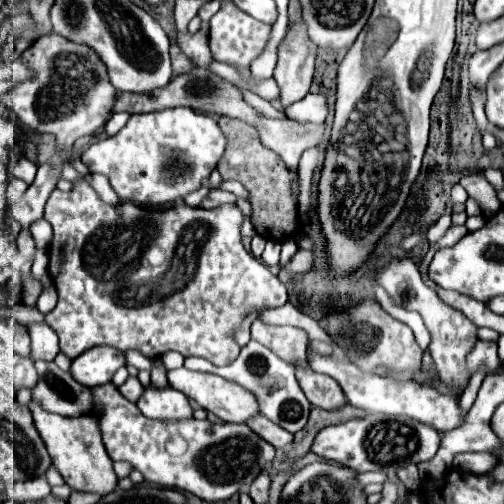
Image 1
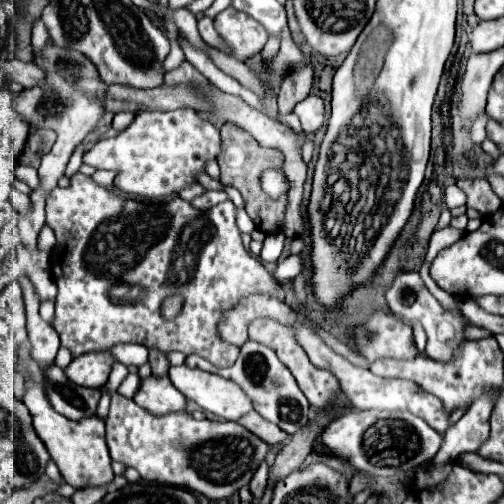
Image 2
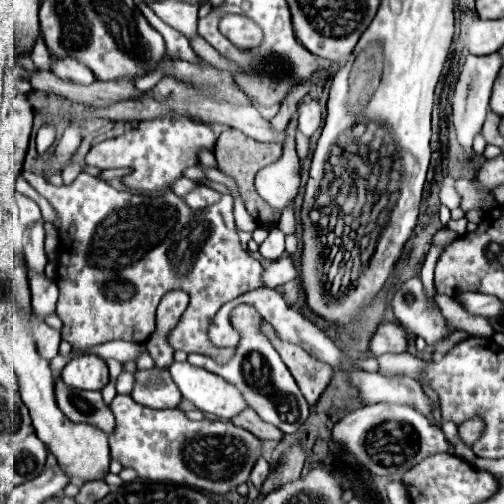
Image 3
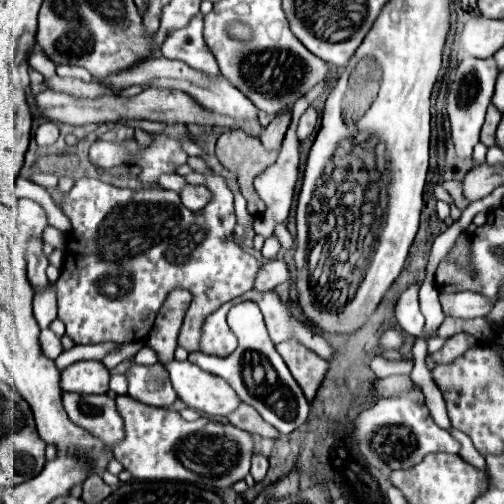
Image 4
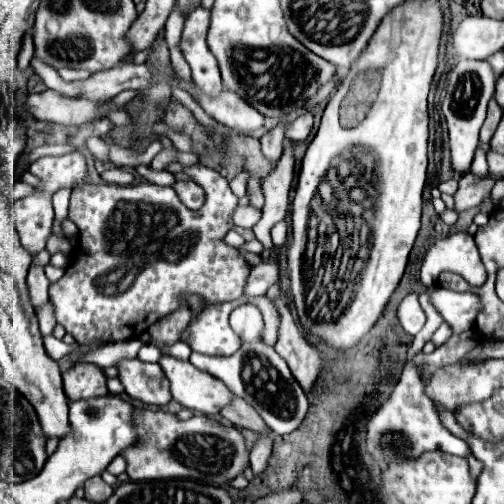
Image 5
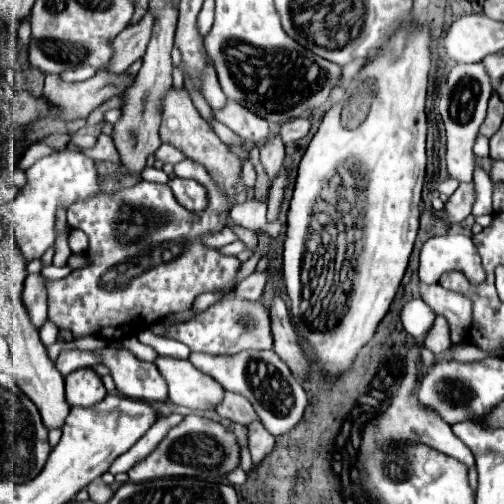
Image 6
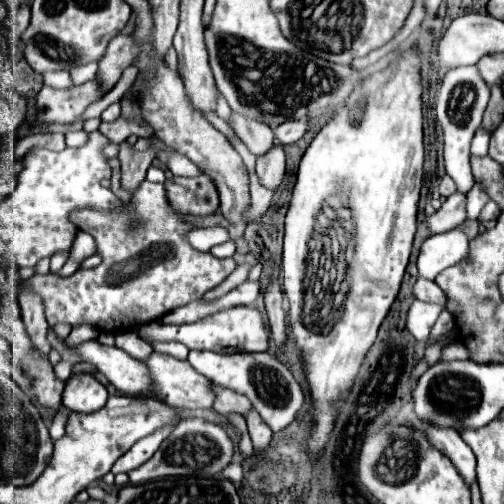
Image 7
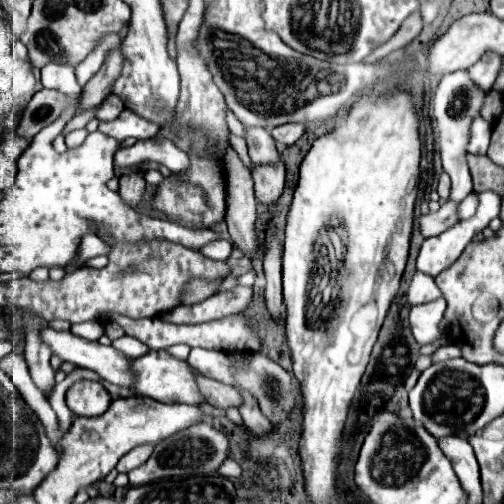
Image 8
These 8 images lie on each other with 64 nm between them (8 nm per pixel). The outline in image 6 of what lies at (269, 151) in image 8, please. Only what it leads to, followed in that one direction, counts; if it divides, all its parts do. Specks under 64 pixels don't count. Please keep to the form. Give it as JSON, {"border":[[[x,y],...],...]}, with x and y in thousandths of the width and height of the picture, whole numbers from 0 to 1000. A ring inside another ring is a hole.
{"border":[[[448,198],[444,214],[437,214],[437,218],[421,214],[421,226],[433,242],[448,246],[460,262],[468,262],[492,286],[516,290],[536,270],[532,242],[464,198]]]}

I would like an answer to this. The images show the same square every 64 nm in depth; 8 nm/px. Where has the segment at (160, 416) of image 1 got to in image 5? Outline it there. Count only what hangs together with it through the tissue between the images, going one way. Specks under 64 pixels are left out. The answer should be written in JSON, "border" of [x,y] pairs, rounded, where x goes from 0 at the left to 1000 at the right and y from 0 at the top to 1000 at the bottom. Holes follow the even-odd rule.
{"border":[[[262,710],[242,714],[234,730],[238,730],[234,750],[242,754],[246,774],[262,794],[278,794],[286,802],[306,806],[325,806],[341,794],[337,758],[325,746],[317,722],[290,722],[278,718],[274,710]]]}

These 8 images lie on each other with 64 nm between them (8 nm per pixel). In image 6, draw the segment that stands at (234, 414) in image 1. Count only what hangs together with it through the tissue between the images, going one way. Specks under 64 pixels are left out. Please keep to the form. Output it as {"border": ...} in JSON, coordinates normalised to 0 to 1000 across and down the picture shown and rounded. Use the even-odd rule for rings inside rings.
{"border":[[[313,706],[310,726],[333,758],[333,790],[381,813],[425,813],[444,794],[444,770],[413,742],[389,734],[377,714]]]}

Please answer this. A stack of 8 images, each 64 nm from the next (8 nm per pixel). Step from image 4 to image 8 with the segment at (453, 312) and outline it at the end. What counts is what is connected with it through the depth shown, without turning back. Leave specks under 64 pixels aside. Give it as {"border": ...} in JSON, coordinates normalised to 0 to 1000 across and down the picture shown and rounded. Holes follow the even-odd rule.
{"border":[[[825,540],[810,575],[810,595],[813,603],[833,603],[833,599],[857,599],[873,591],[873,571],[865,567],[857,548],[845,548],[837,540]]]}

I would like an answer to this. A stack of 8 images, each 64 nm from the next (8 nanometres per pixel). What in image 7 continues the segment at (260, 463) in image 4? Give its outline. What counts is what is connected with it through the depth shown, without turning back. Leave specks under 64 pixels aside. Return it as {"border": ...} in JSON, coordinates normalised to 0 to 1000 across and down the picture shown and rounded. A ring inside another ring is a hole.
{"border":[[[504,813],[488,825],[488,837],[492,837],[492,861],[504,881],[504,897],[524,897],[536,885],[540,853],[524,841],[524,833]]]}

